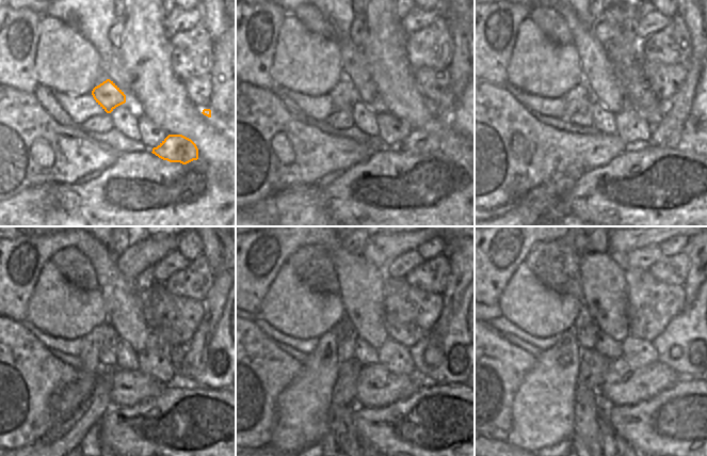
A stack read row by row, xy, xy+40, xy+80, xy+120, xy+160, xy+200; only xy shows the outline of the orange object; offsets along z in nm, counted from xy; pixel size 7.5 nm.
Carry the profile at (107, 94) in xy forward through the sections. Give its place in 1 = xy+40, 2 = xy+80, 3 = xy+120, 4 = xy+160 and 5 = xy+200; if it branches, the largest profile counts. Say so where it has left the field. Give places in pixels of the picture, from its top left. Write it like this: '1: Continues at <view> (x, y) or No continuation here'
1: Continues at xy+40 (343, 95)
2: Continues at xy+80 (579, 94)
3: Continues at xy+120 (69, 399)
4: Continues at xy+160 (303, 414)
5: Continues at xy+200 (543, 408).

